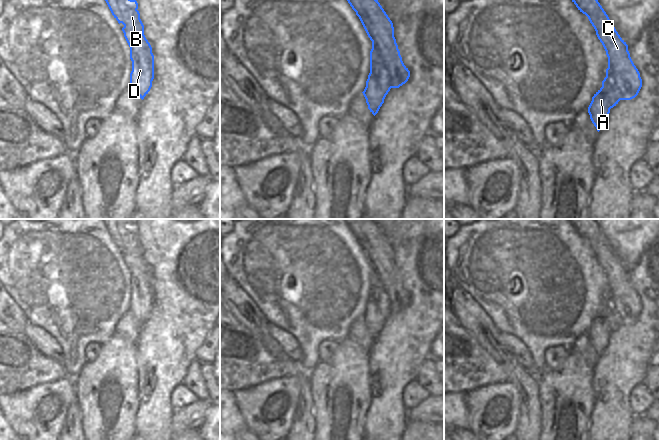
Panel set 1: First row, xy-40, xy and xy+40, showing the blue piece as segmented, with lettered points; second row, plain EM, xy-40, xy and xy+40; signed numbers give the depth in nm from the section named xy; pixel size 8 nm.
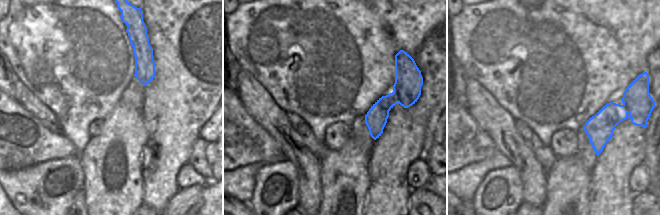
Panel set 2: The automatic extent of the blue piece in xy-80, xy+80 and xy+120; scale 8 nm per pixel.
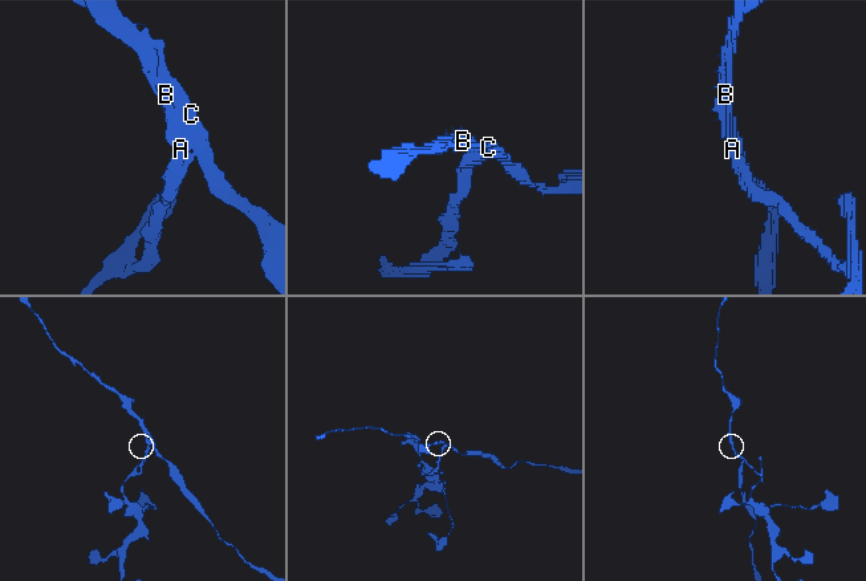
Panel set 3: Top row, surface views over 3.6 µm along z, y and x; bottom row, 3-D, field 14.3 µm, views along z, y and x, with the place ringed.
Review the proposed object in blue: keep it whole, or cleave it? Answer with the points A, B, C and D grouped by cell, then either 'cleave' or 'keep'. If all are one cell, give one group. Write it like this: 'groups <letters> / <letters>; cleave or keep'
groups A B D / C; cleave

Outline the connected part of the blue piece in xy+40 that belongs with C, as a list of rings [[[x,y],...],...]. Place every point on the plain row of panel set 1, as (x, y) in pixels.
[[[594,219],[568,220],[578,234],[588,241],[606,275],[608,292],[612,295],[614,311],[619,323],[635,322],[642,311],[642,303],[630,281],[628,269],[620,261]]]

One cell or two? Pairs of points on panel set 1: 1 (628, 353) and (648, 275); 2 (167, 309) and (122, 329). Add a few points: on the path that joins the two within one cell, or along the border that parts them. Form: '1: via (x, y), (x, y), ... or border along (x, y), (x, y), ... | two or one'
1: via (642, 334), (648, 327), (648, 294) | one
2: border along (142, 324), (139, 330), (137, 347) | two

